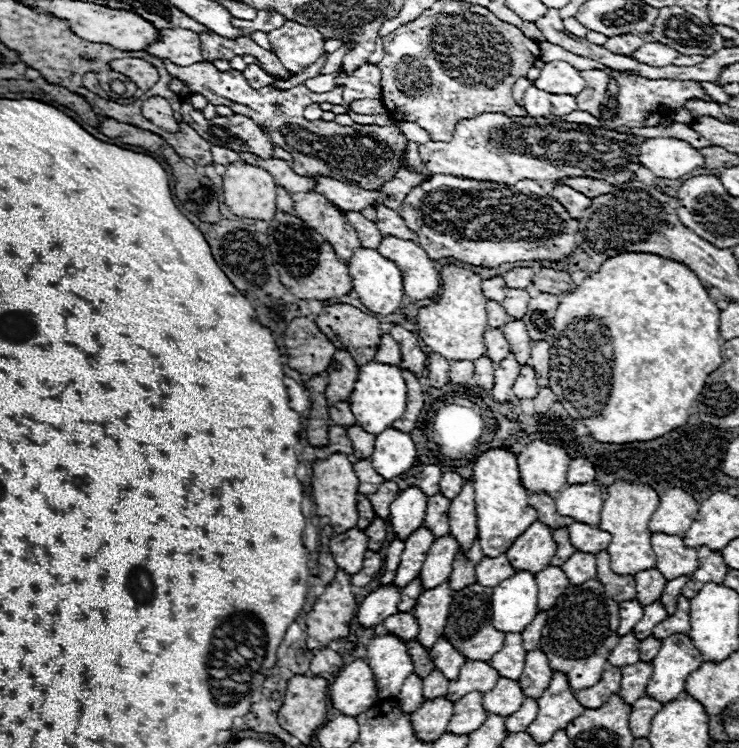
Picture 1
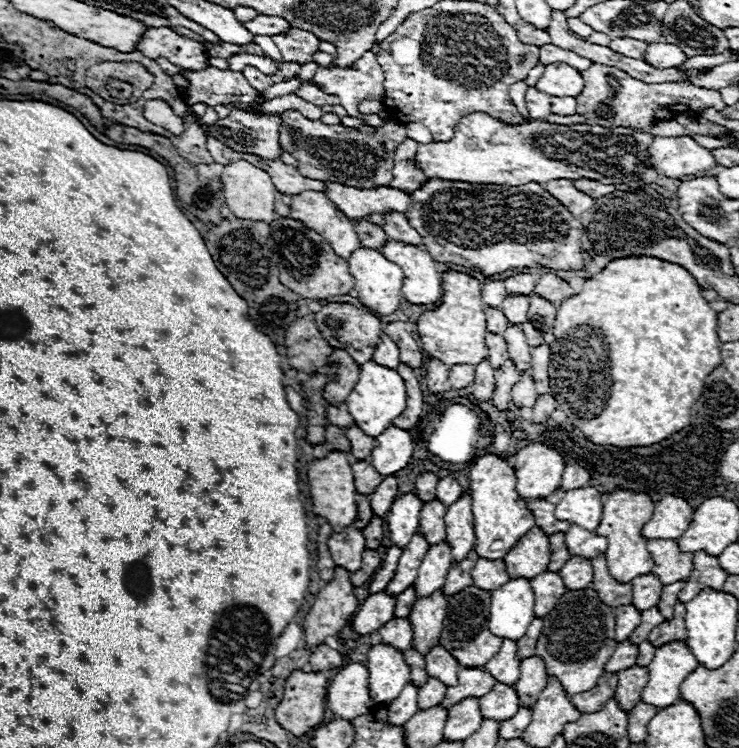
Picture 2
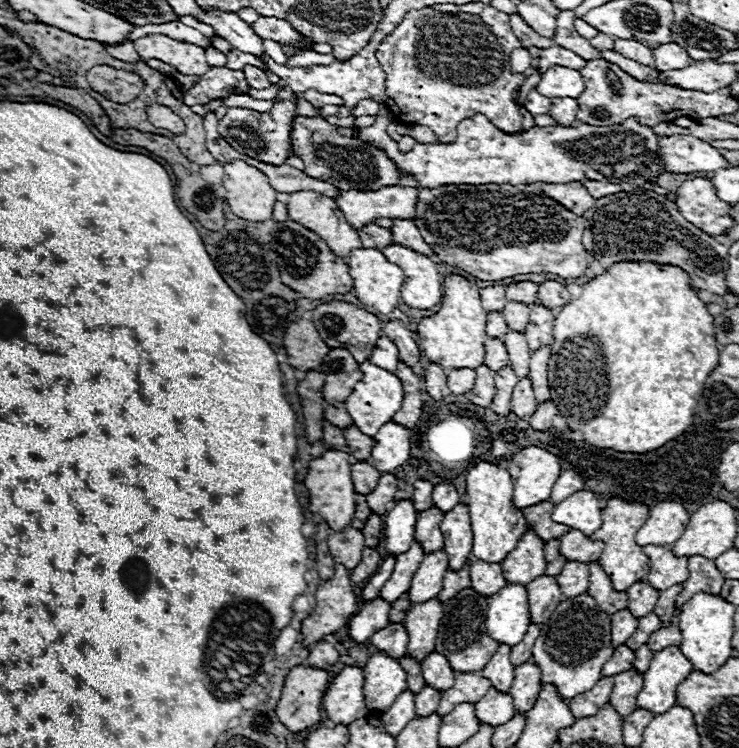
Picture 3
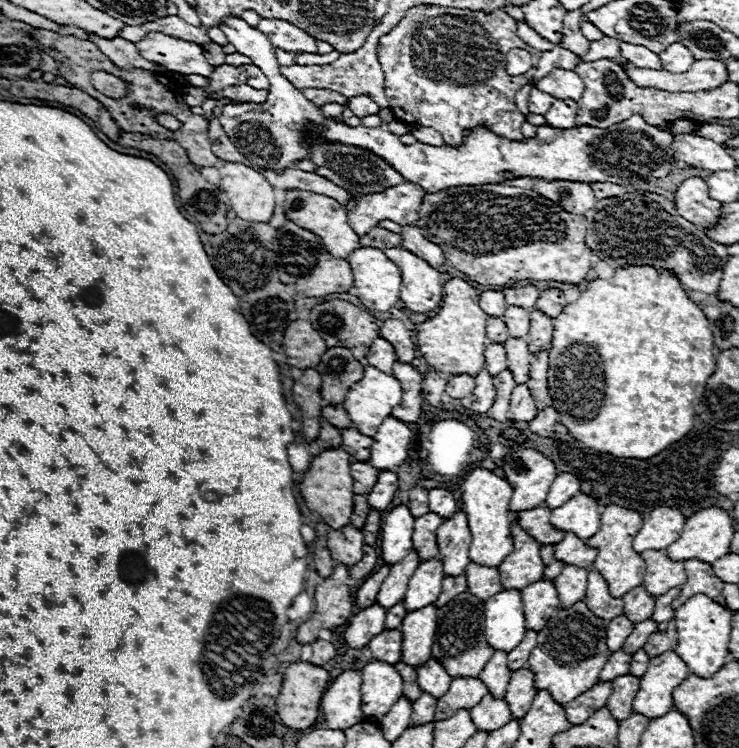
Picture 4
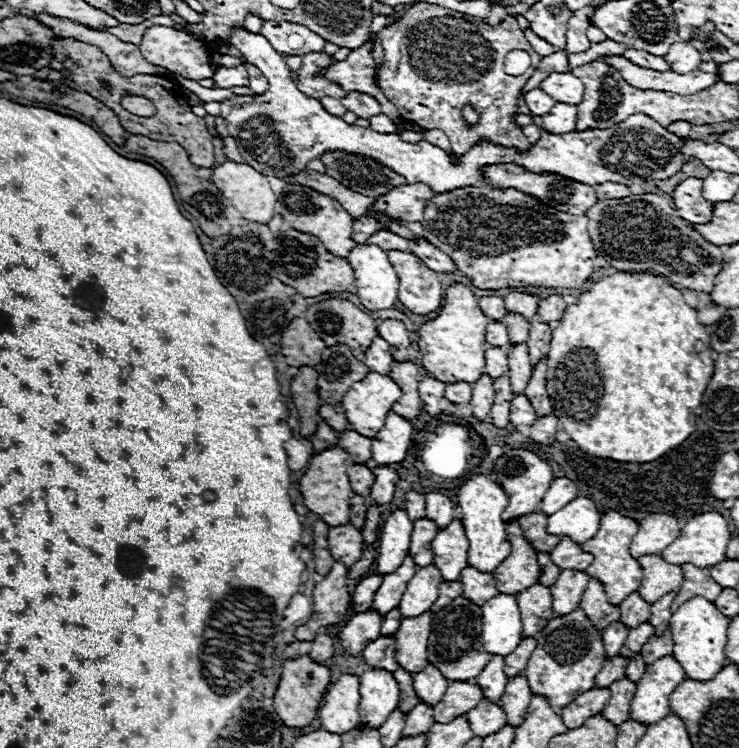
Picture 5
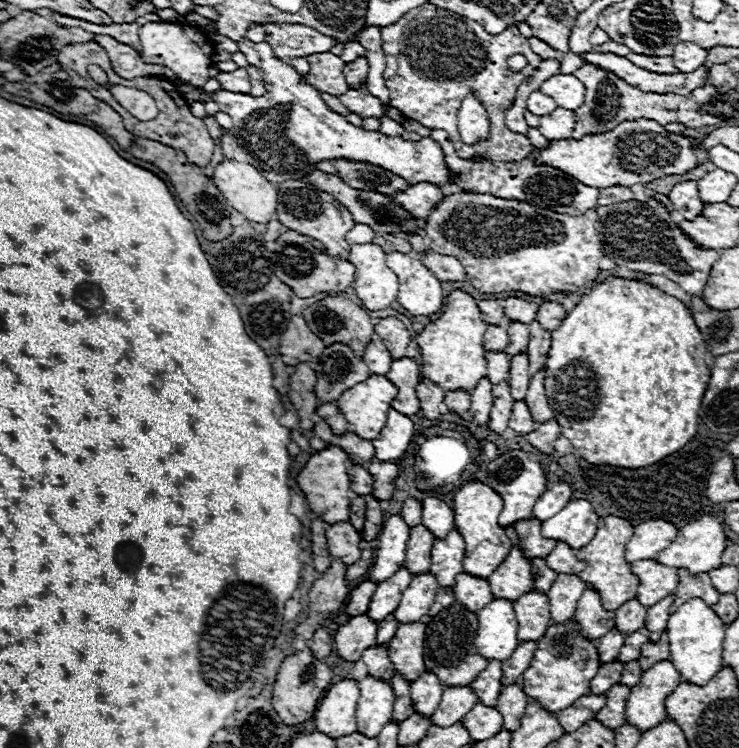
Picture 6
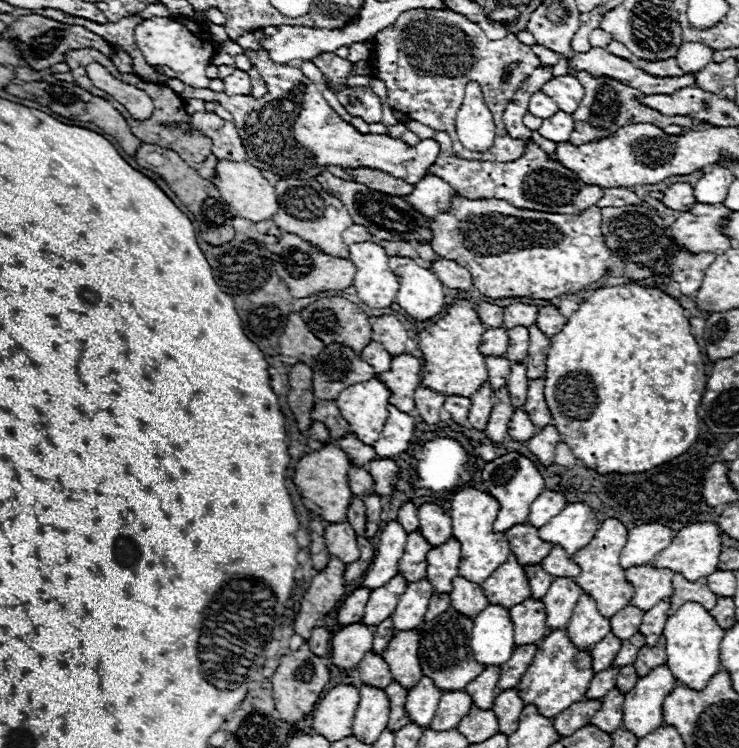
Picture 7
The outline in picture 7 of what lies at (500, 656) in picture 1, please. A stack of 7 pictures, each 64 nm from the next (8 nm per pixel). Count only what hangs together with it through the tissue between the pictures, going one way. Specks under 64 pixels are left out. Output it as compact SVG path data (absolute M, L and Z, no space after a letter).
M484 668L484 672L464 688L472 696L474 706L482 710L490 710L494 706L494 698L498 694L496 690L498 678L500 678L500 668Z

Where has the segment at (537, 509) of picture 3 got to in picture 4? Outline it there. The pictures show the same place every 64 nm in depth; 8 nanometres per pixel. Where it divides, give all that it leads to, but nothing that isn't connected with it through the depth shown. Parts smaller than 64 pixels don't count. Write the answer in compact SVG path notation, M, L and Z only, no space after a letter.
M540 506L540 508L518 514L522 530L534 536L534 540L538 540L540 544L558 544L564 538L564 532L558 532L550 524L550 512L552 512L550 508Z

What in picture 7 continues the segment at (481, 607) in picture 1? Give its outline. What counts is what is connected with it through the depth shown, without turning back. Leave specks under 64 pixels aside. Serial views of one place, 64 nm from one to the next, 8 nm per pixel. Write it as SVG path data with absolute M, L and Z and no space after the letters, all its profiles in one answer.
M454 608L442 612L434 620L424 622L422 626L422 640L420 640L420 666L422 674L430 676L440 690L460 690L466 688L486 666L478 664L474 656L470 656L470 632L474 628L474 620L462 616Z

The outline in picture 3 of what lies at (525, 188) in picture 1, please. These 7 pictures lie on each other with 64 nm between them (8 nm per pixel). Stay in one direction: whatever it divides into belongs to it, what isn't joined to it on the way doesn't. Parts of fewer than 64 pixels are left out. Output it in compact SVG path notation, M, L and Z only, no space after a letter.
M448 184L442 188L422 188L418 192L414 226L422 232L426 244L434 248L440 262L458 266L480 280L500 280L528 272L550 272L562 278L578 278L588 268L590 254L580 242L586 220L574 216L556 200L550 200L550 196L546 196L536 184L478 184L474 188L470 188L470 184Z

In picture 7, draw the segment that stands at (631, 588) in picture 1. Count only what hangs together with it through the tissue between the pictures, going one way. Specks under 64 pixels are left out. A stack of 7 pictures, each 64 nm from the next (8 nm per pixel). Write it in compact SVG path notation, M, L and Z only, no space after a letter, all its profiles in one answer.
M582 594L568 622L568 632L576 646L590 648L610 632L610 618L604 618L598 612L598 606L592 596Z

